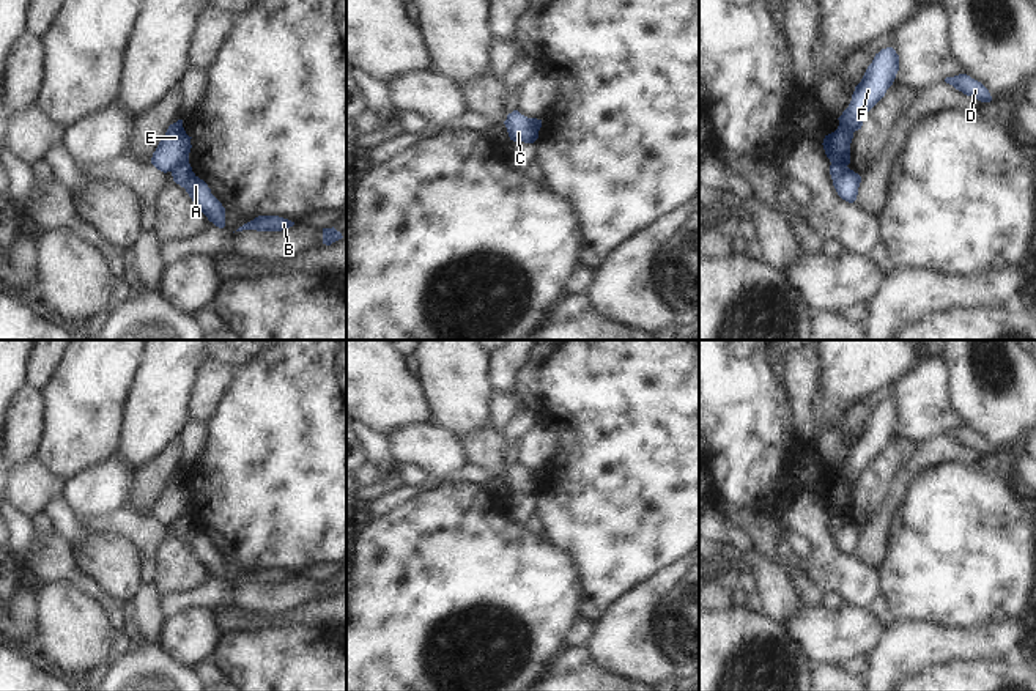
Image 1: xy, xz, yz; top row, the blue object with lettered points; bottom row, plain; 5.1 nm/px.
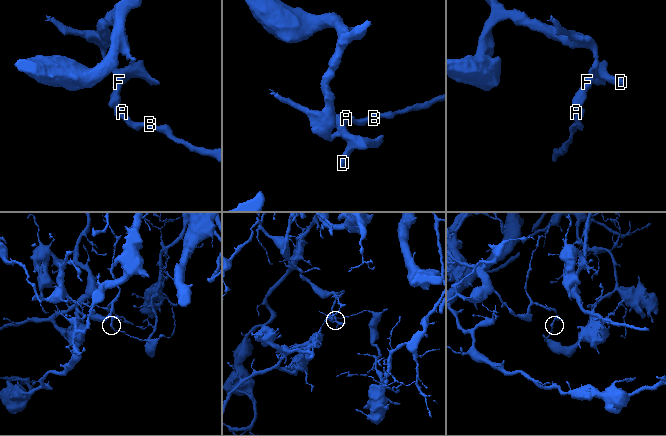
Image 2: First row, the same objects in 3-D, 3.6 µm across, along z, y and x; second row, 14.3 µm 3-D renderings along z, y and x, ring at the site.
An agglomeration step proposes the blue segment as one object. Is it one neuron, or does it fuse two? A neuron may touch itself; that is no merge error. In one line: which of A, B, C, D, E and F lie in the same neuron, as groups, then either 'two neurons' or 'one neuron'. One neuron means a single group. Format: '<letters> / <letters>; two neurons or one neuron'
A B / C D E F; two neurons

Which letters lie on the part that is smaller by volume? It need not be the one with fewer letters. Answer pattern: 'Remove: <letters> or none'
Remove: C, D, E, F

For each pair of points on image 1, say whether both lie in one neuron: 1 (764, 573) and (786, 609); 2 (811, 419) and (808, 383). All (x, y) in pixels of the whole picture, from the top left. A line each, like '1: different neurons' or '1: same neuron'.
1: same neuron
2: same neuron

